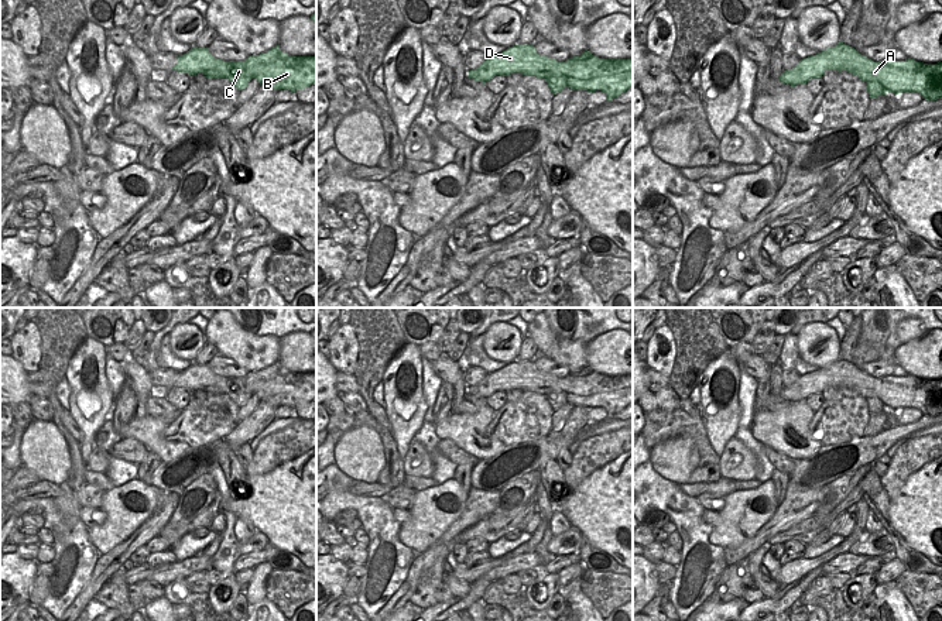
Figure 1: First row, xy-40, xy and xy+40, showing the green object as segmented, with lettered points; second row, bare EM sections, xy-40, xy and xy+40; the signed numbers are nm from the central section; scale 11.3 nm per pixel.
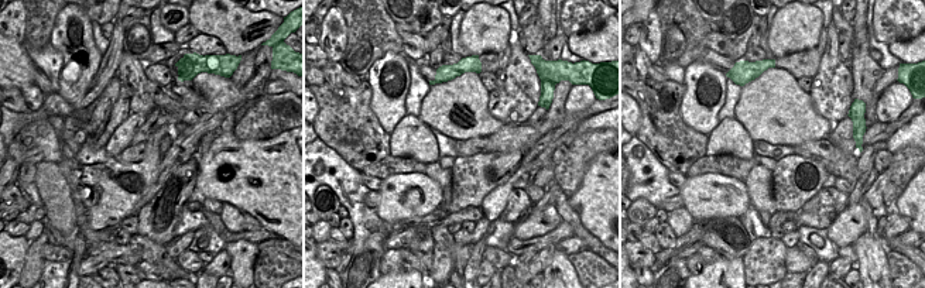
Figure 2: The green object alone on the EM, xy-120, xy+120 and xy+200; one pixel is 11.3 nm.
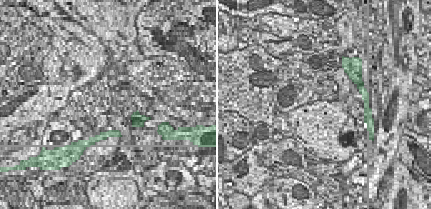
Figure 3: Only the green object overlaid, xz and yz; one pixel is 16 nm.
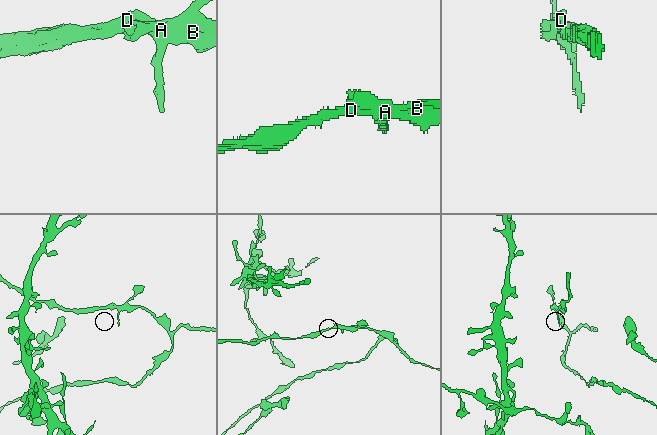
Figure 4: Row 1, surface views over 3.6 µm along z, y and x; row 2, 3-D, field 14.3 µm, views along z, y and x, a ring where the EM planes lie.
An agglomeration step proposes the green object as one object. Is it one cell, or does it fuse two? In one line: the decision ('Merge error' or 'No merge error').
Merge error

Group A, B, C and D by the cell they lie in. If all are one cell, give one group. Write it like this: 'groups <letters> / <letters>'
groups A B D / C

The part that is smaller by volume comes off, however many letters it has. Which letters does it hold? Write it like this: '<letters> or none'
C

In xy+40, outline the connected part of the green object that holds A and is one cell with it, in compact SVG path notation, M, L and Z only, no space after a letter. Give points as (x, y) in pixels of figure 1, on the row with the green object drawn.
M843 42L801 59L792 69L784 71L780 80L791 86L801 85L821 78L826 71L835 71L836 66L842 71L859 69L861 80L869 83L870 97L887 92L917 92L925 100L942 99L942 62L924 64L911 58L874 62Z

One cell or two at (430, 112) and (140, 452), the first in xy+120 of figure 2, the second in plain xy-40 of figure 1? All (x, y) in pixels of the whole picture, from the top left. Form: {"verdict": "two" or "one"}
{"verdict": "two"}

